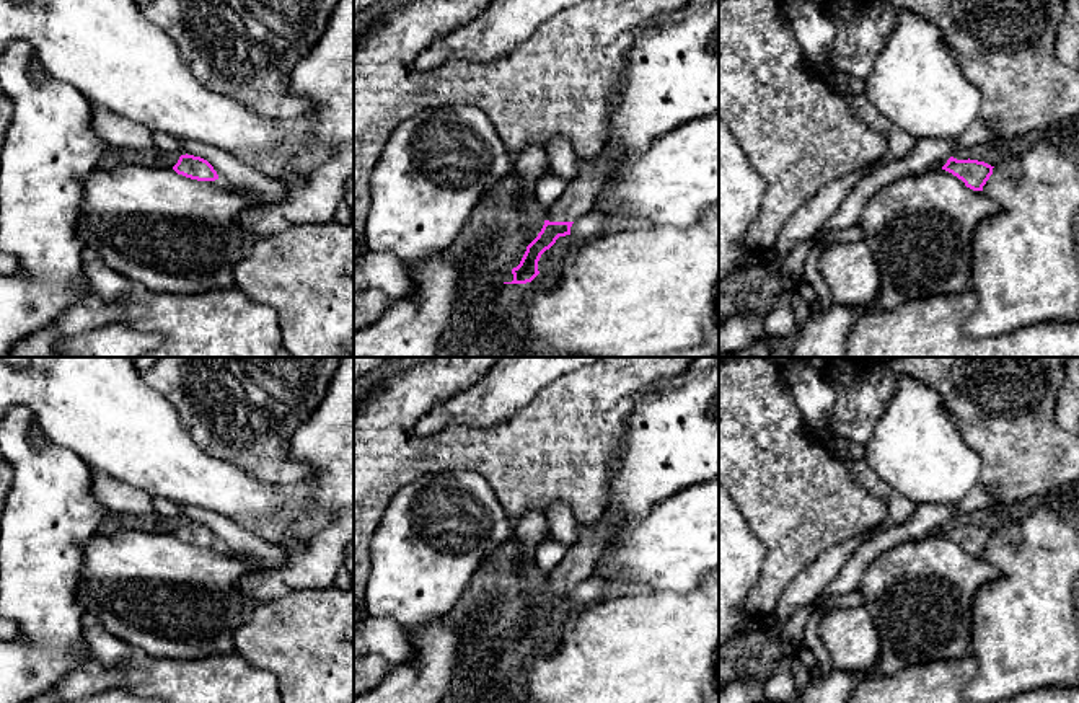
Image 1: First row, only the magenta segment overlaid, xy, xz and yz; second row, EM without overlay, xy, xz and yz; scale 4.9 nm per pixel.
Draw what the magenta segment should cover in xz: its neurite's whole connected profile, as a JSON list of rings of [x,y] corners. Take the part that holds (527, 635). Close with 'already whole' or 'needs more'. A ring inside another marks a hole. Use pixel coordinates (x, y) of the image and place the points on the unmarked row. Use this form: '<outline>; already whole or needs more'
[[[605,509],[600,519],[580,528],[579,540],[567,548],[562,561],[548,577],[544,590],[538,602],[526,612],[526,617],[517,633],[512,634],[513,646],[504,649],[526,649],[538,639],[538,626],[559,602],[570,600],[572,589],[590,579],[595,573],[595,564],[606,555],[623,515],[616,509]]]; needs more

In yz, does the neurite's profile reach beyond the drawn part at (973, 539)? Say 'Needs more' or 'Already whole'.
Already whole

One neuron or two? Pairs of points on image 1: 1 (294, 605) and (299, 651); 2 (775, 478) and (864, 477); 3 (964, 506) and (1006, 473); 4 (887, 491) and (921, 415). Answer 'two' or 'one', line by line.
1: one
2: two
3: two
4: two

